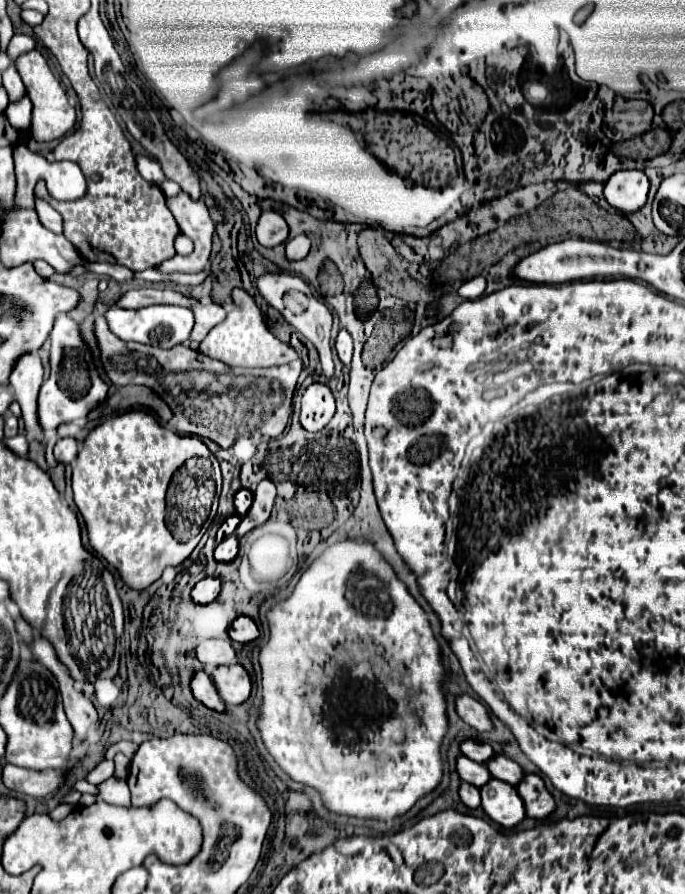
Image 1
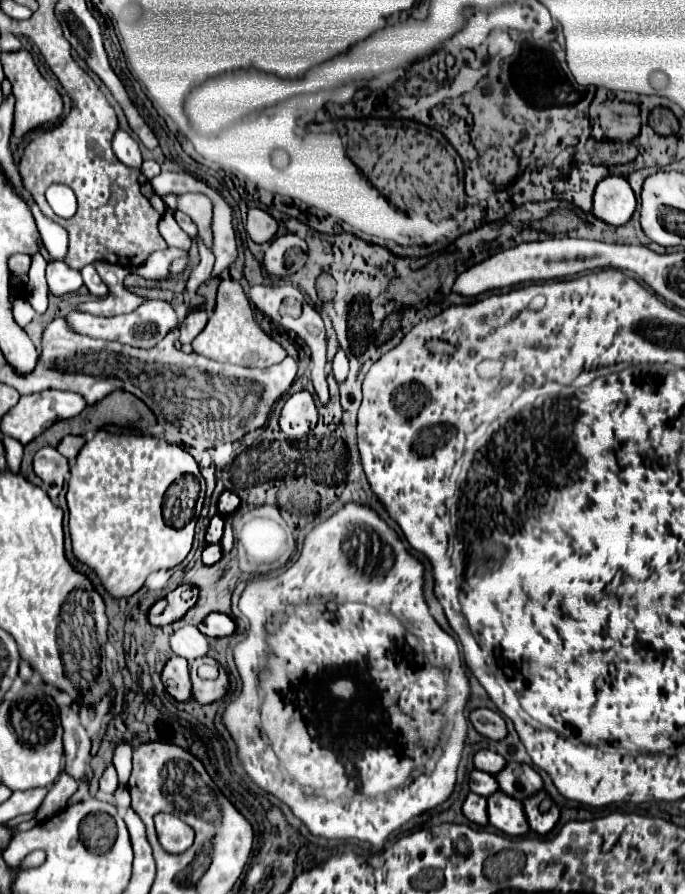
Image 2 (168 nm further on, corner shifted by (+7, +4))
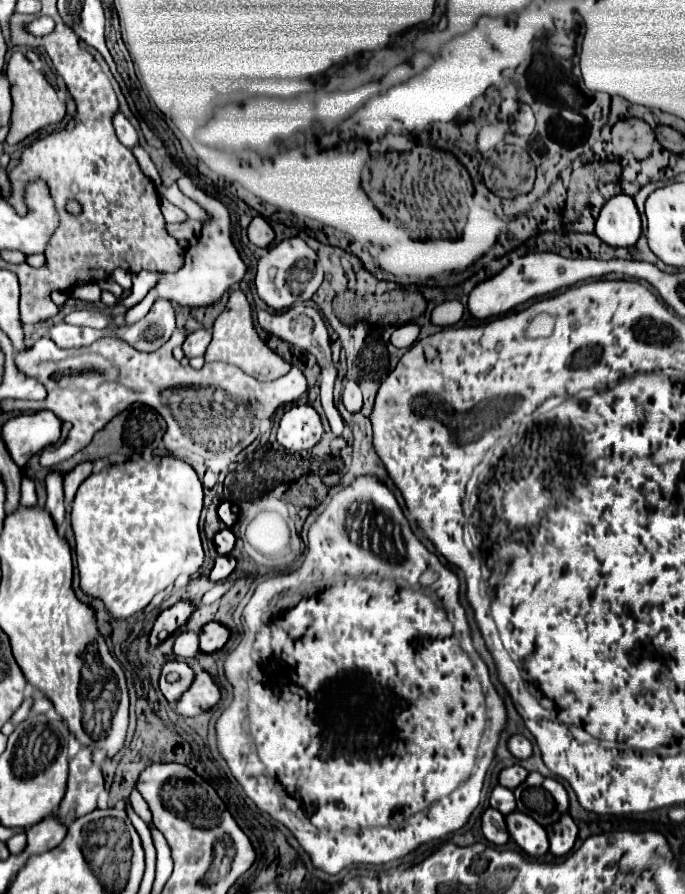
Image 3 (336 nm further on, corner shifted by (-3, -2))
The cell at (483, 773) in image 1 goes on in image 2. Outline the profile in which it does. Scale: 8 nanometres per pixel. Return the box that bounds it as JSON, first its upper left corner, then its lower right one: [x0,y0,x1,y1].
[470,770,498,796]

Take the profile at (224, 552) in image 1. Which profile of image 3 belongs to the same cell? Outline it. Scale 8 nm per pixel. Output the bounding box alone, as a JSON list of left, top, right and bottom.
[210,556,236,582]

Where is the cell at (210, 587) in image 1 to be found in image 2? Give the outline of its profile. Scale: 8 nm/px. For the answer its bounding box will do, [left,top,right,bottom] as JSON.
[150,584,198,626]

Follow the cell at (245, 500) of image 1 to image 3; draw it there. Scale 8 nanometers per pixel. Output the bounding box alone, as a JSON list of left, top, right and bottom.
[218,502,236,528]

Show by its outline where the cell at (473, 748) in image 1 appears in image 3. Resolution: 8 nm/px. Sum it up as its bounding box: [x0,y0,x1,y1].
[500,764,528,790]

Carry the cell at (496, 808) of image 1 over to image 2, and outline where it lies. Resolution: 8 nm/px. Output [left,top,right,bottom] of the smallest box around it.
[488,790,530,836]

